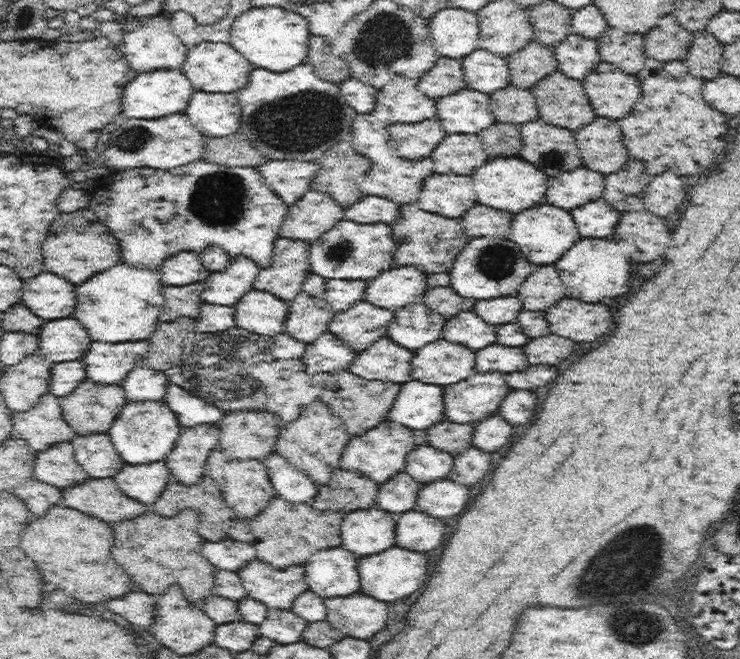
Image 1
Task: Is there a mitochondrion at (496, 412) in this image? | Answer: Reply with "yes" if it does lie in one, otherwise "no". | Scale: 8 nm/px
no

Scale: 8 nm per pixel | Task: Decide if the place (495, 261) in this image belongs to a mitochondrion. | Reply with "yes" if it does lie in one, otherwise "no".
yes

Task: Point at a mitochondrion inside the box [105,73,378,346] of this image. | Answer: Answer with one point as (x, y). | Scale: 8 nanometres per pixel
(325, 111)

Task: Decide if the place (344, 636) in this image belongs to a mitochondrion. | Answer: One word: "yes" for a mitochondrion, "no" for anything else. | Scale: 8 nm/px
no

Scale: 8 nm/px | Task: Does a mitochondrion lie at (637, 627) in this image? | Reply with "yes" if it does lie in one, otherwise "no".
yes

